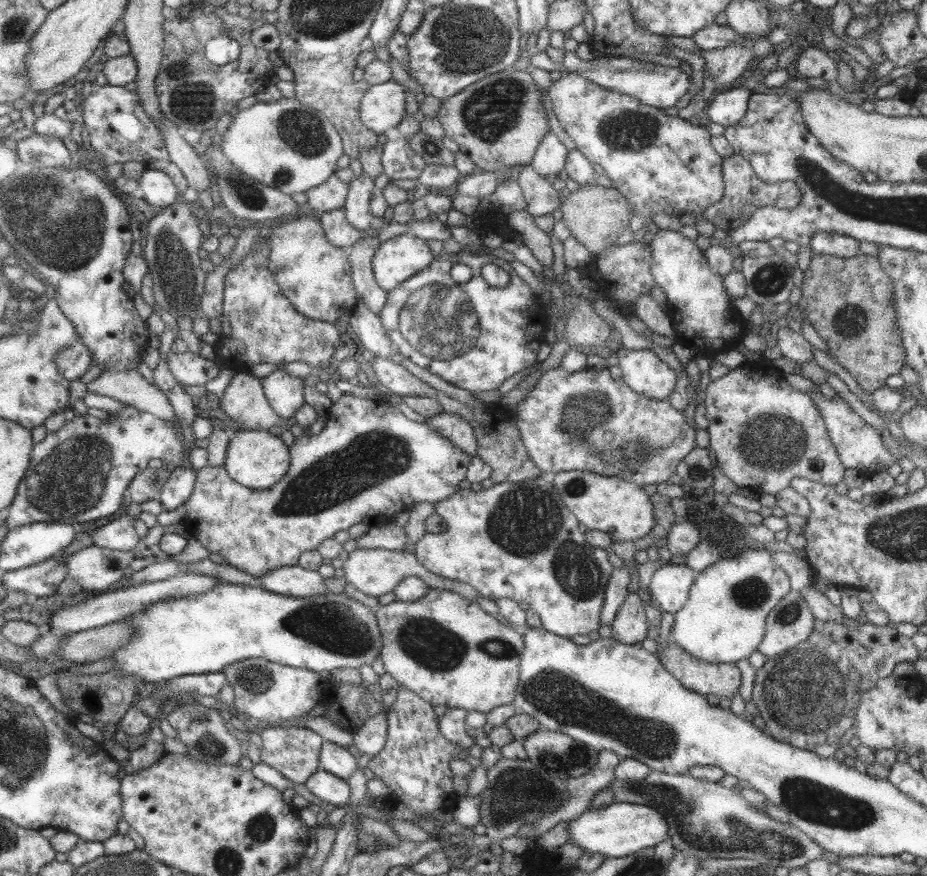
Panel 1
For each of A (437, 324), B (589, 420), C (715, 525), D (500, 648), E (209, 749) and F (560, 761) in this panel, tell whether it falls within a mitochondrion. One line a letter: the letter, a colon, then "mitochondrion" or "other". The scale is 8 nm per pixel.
A: mitochondrion
B: mitochondrion
C: mitochondrion
D: mitochondrion
E: mitochondrion
F: mitochondrion

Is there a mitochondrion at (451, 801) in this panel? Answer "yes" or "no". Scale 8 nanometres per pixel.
no

